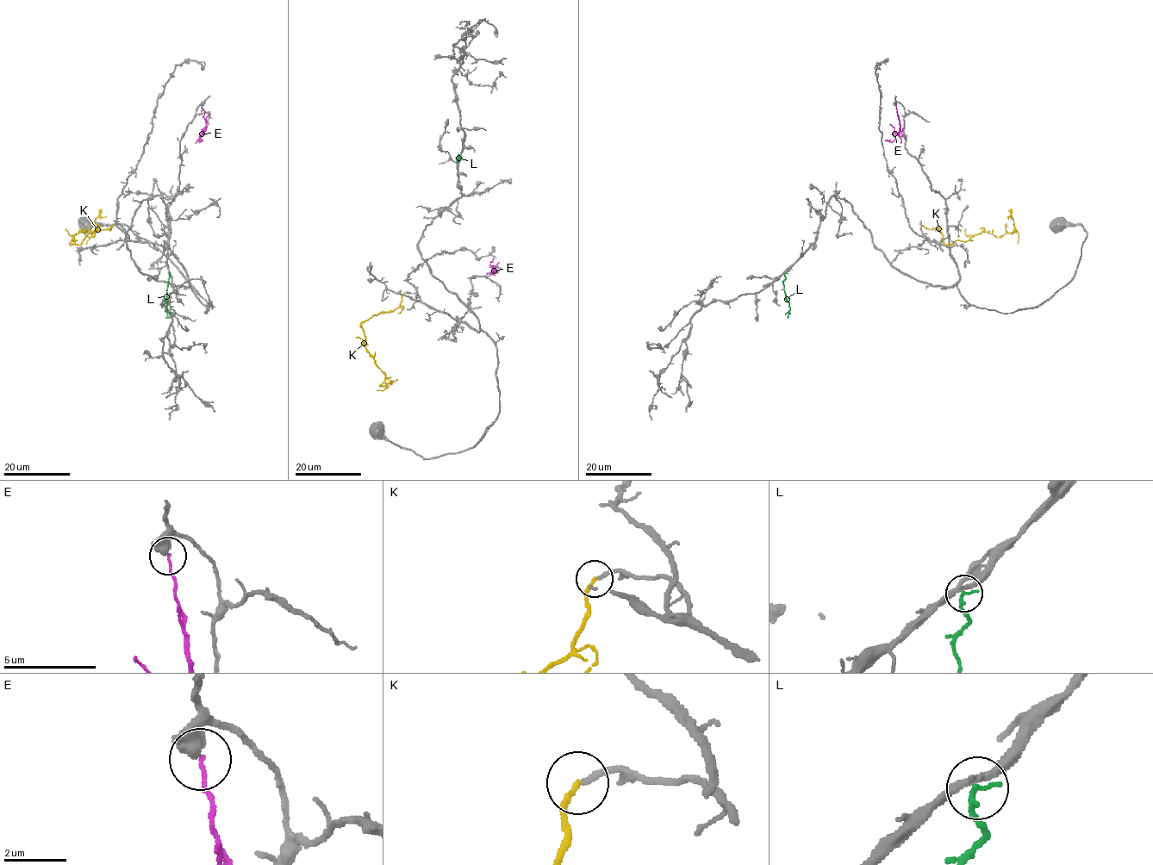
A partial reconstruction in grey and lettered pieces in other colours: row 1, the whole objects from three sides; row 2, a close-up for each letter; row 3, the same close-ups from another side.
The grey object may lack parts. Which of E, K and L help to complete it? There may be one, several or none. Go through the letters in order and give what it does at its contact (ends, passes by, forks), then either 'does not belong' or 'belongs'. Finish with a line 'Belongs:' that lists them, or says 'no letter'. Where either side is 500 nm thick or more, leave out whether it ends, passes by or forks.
E: does not belong
K: it ends there; belongs
L: it ends there; does not belong
Belongs: K

